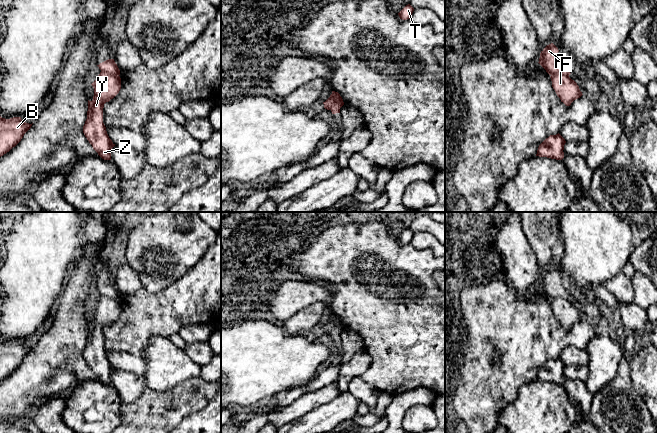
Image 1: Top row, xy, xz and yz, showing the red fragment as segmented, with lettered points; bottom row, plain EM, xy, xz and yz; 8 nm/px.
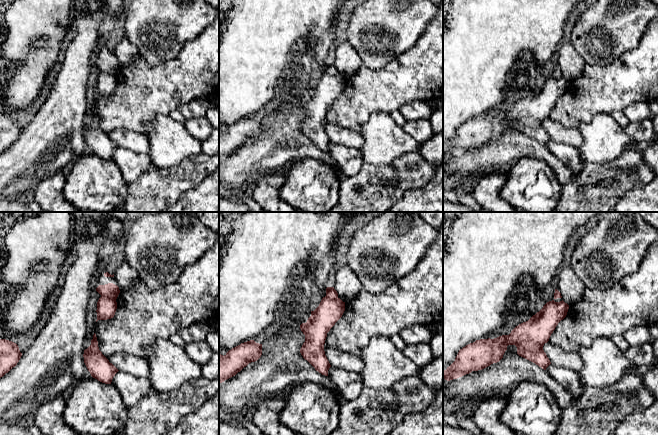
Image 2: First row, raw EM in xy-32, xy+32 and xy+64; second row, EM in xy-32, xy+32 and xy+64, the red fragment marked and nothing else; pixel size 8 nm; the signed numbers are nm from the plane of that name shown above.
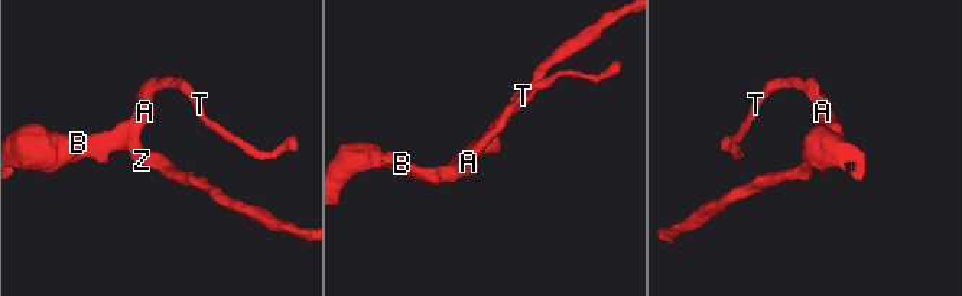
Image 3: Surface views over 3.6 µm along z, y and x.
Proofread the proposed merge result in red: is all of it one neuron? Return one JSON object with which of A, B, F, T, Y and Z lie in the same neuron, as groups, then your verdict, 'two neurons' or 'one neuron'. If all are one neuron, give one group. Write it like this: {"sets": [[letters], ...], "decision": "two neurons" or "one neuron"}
{"sets": [["A", "B", "F", "T", "Y", "Z"]], "decision": "one neuron"}

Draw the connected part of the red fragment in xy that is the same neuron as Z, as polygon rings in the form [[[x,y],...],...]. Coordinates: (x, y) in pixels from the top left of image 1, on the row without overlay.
[[[108,283],[99,289],[101,294],[91,308],[94,312],[93,324],[88,324],[87,343],[83,357],[93,373],[104,384],[111,384],[111,374],[115,370],[109,362],[103,347],[103,332],[121,313],[120,294],[114,283]]]

